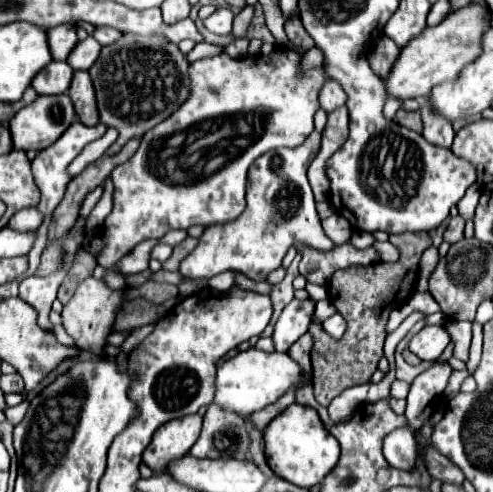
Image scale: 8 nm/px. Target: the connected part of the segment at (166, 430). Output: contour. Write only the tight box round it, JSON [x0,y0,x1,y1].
[143,413,203,473]

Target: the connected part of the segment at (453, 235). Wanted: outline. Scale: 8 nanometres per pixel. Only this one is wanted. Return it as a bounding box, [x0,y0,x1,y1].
[445,215,465,243]

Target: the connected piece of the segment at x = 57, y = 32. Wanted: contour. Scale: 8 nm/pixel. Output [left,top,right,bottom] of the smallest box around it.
[47,25,77,61]

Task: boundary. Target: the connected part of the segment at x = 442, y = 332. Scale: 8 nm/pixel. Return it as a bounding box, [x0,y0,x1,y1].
[409,325,451,361]

